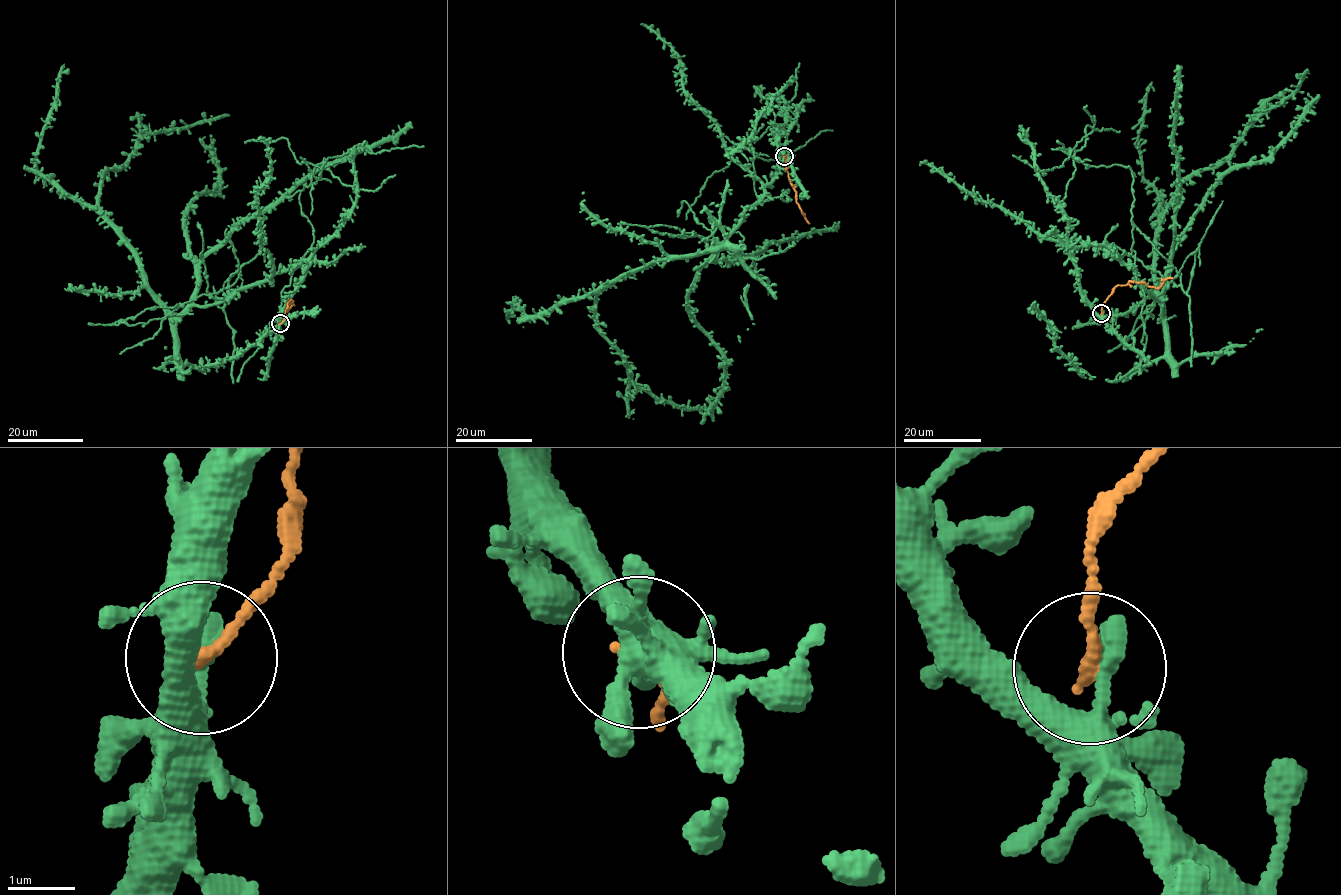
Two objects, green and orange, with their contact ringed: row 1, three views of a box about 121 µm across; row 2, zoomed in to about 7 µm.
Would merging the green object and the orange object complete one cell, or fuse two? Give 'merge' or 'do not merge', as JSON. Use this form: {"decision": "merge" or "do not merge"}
{"decision": "do not merge"}

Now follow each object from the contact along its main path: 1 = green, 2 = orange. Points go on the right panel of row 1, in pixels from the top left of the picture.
1: (1102, 314), (1084, 296), (1073, 245), (1113, 247), (1164, 314), (1154, 238), (1176, 189), (1230, 153), (1307, 69)
2: (1101, 313), (1102, 304), (1118, 285), (1139, 282), (1160, 287), (1167, 279), (1173, 277)

